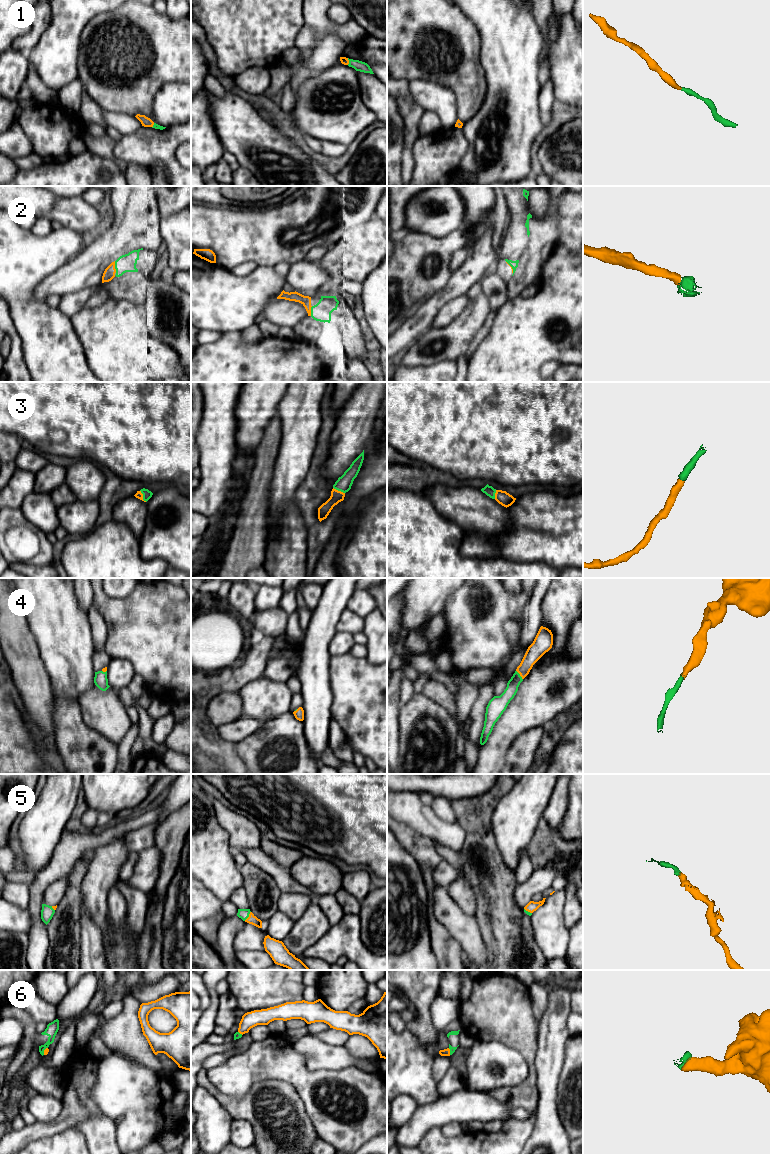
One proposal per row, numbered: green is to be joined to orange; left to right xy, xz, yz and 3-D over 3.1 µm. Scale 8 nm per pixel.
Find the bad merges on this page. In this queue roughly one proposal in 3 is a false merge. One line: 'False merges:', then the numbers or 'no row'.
False merges: no row

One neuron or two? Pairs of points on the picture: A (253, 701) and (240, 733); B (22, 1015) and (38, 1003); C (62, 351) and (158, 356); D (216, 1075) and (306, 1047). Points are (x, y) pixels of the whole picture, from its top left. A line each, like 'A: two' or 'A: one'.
A: two
B: two
C: two
D: two

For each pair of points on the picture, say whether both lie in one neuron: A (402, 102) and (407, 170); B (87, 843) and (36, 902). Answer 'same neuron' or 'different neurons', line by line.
A: same neuron
B: same neuron

